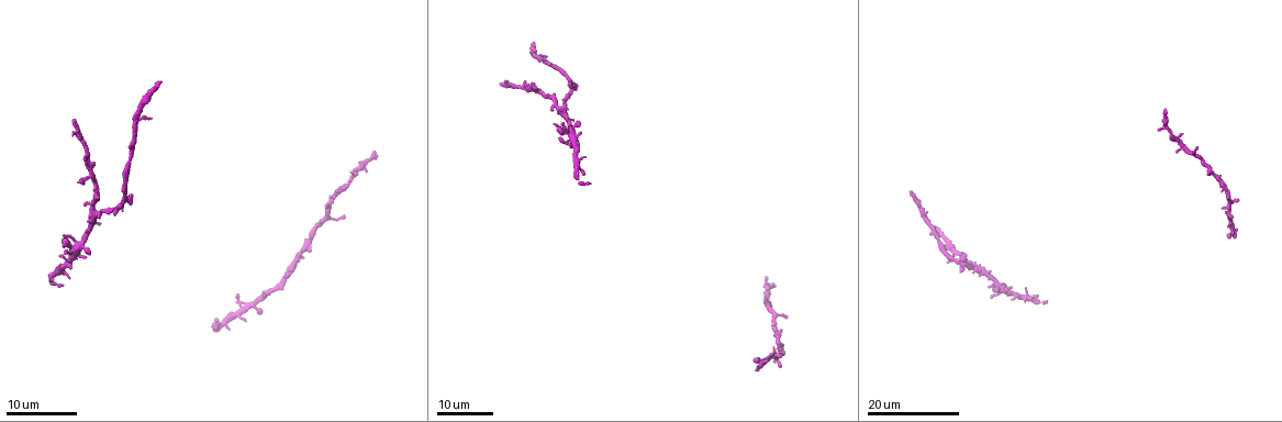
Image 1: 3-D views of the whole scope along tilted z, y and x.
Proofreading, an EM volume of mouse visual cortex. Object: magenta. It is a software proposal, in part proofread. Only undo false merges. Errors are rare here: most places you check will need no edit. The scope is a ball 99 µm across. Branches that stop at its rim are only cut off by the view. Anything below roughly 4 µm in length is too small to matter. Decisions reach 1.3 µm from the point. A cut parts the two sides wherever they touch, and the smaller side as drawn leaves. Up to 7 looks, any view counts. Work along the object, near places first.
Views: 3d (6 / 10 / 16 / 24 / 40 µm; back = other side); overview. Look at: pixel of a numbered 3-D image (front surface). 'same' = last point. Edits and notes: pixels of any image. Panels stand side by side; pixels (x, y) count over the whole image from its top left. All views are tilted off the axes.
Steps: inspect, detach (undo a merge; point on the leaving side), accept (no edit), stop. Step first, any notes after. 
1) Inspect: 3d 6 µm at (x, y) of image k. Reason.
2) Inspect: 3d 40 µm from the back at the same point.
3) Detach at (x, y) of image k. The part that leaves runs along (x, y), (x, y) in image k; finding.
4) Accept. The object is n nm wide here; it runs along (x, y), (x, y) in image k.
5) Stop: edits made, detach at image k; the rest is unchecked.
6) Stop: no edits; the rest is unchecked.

Inspect: 3d 24 µm at (766, 285) of image 1. Three-way junction.

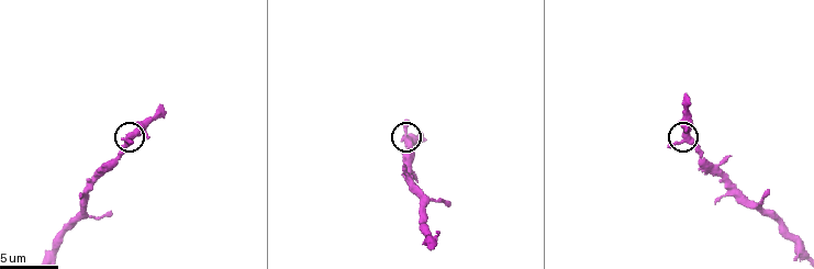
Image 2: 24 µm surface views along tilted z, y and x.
Inspect: 3d 10 µm at (688, 137) of image 2. Zoom in.

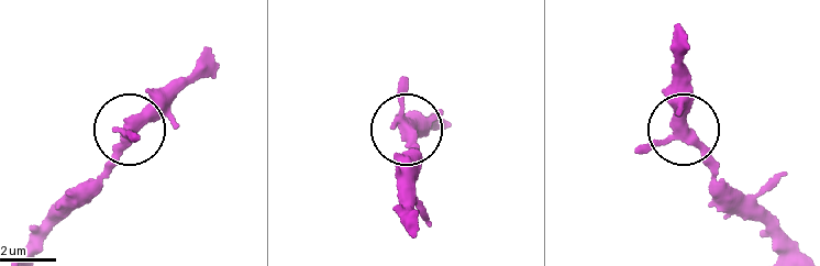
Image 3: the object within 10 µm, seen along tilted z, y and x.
Accept. It runs along (39, 246), (51, 218), (110, 162), (135, 121), (178, 86) in image 3; all the same neuron.

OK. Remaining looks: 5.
Inspect: 3d 24 µm at (95, 213) of image 1. Four-way junction.

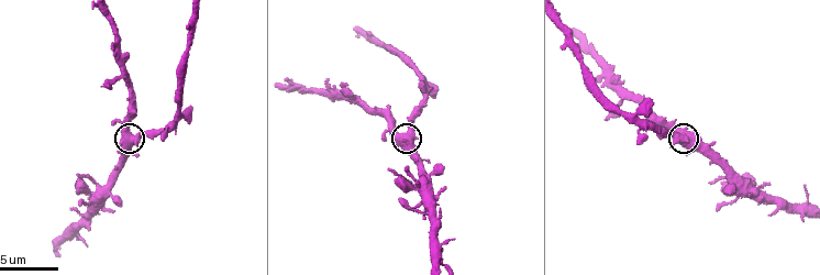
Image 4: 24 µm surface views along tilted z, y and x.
Inspect: 3d 6 µm at (132, 134) of image 4.

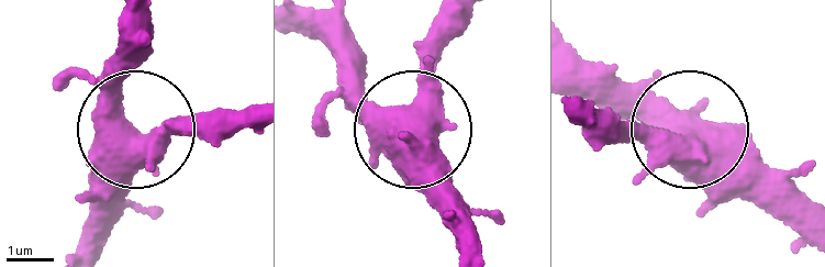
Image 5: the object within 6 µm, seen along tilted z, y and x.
Accept. Continuous, no second neuron.

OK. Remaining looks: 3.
Inspect: 3d 24 µm at (135, 116) of image 1. Sudden change in width.

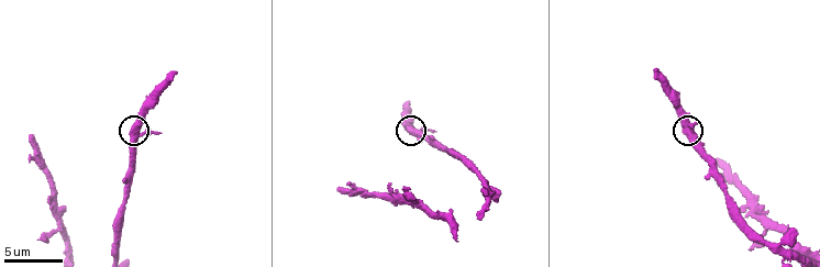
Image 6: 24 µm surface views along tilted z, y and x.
Inspect: 3d 10 µm at (135, 130) of image 6.

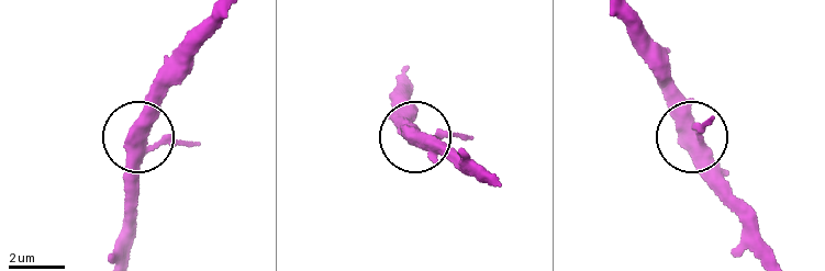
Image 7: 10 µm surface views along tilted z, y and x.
Accept. It runs along (121, 255), (142, 124), (164, 76) in image 7; all the same neuron.

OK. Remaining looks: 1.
Stop: no edits; the rest is unchecked.

